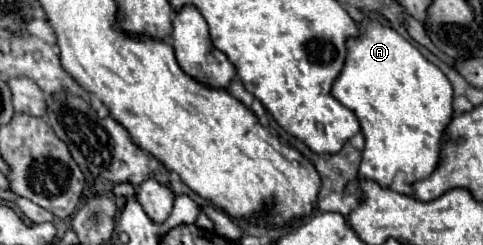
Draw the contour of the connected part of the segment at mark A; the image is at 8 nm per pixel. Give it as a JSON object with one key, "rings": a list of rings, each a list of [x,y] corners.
{"rings":[[[372,20],[358,22],[360,38],[348,40],[348,56],[346,64],[332,86],[332,96],[350,108],[360,124],[362,134],[366,138],[366,148],[362,152],[360,178],[368,178],[378,182],[382,188],[390,188],[392,178],[398,170],[406,172],[406,182],[414,184],[416,180],[428,178],[438,162],[444,146],[444,130],[452,122],[452,86],[440,68],[430,64],[408,40],[404,40],[396,30],[376,24]]]}

